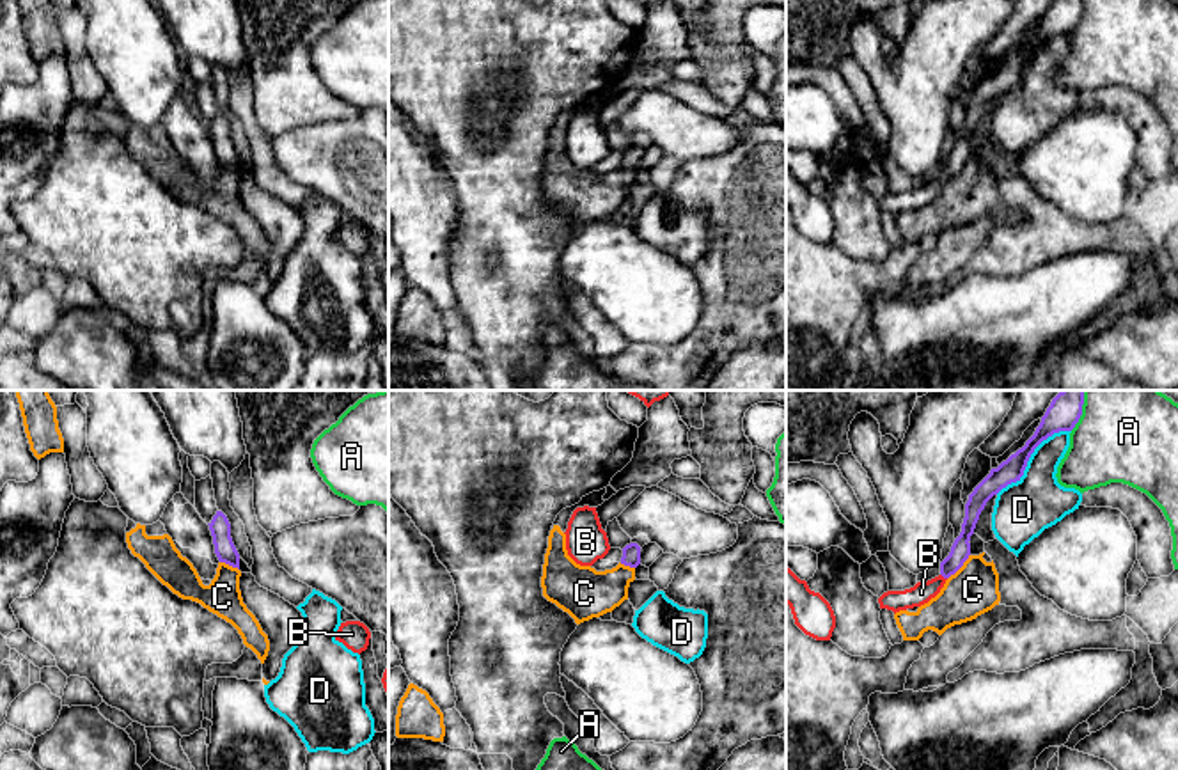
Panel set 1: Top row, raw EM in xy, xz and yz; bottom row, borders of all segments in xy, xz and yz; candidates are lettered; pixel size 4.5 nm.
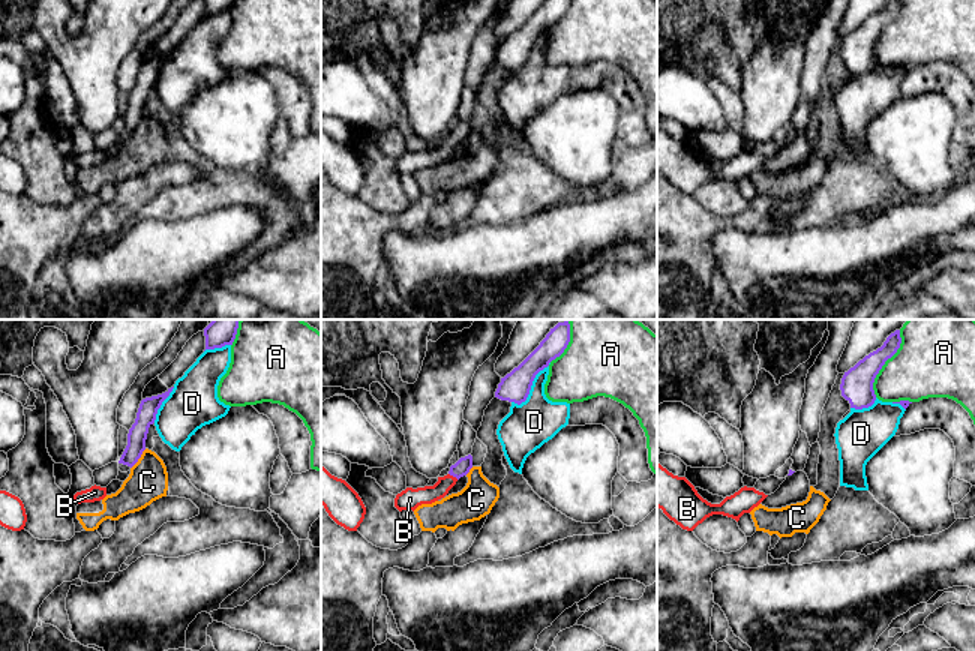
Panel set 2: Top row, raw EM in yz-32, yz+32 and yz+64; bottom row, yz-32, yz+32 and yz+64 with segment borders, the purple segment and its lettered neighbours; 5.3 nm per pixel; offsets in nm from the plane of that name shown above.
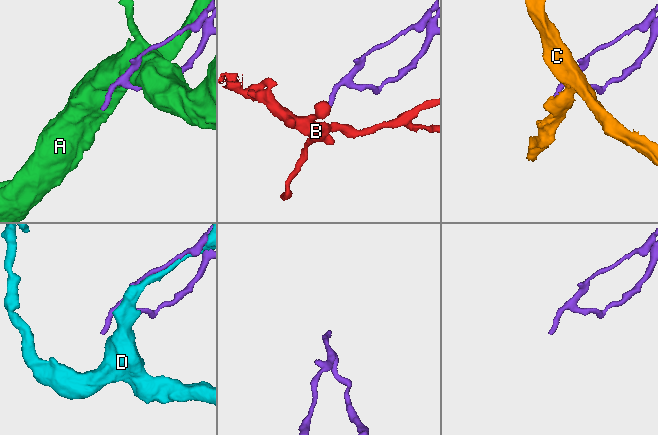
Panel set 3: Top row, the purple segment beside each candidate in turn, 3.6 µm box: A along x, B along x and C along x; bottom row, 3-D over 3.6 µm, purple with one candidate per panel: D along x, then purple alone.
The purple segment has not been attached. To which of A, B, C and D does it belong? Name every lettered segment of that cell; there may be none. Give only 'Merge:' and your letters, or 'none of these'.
Merge: B

